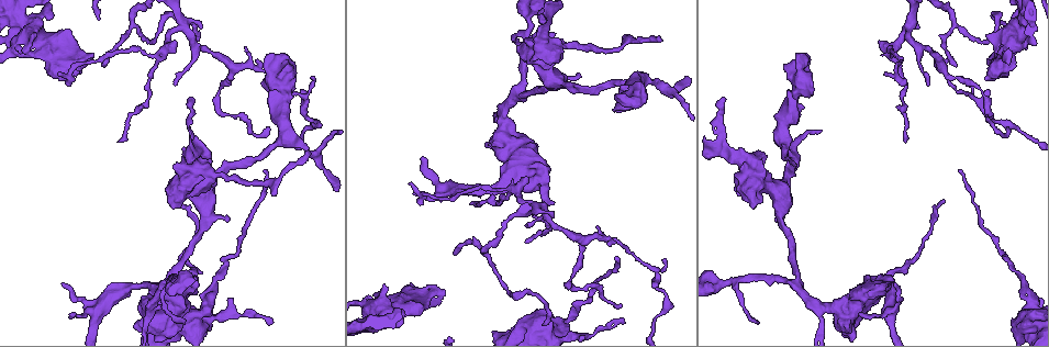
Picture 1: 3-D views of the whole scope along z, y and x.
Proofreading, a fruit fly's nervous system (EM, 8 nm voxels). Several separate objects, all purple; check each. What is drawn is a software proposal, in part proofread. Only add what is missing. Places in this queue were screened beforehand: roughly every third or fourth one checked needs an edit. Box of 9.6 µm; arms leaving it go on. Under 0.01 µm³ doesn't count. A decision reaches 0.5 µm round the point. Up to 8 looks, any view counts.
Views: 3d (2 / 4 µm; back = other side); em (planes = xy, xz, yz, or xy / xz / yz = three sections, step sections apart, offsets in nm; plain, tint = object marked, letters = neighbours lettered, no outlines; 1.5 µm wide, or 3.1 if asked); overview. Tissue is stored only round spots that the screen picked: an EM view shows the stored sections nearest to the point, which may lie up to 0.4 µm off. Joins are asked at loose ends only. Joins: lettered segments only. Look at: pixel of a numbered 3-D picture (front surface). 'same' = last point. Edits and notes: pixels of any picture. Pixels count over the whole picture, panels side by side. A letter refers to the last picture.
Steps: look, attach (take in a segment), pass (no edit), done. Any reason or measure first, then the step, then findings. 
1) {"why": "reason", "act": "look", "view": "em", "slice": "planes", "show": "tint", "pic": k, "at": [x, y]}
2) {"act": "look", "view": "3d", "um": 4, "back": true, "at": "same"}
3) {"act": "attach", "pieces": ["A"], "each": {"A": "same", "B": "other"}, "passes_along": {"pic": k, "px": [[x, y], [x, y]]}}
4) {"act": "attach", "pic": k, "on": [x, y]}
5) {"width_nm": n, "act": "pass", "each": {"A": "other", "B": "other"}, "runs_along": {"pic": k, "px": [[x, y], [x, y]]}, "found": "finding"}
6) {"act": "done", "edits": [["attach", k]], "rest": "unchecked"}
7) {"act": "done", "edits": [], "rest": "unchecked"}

{"why": "tapers out", "act": "look", "view": "3d", "um": 4, "back": true, "pic": 1, "at": [616, 257]}

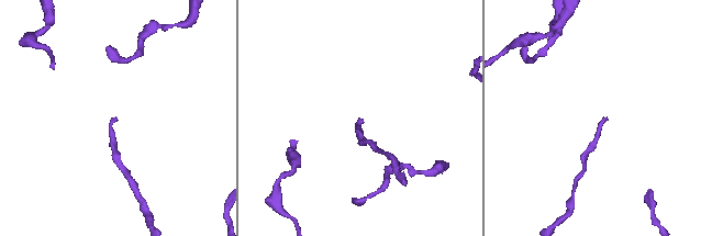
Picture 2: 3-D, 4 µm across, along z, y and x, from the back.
{"why": "shape alone is not enough", "act": "look", "view": "em", "slice": "planes", "show": "letters", "pic": 2, "at": [358, 119]}

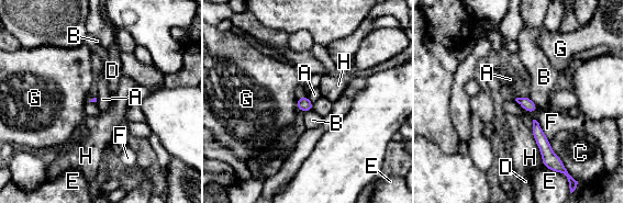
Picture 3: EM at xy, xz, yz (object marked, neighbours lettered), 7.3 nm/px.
{"act": "pass", "each": {"A": "other", "B": "other", "C": "other", "D": "other", "E": "other", "F": "other", "G": "other", "H": "other"}, "border": {"pic": 3, "px": [[307, 96], [312, 103]]}, "found": "none of them fits"}

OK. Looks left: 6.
{"why": "branch stops here", "act": "look", "view": "em", "slice": "planes", "show": "tint", "pic": 1, "at": [665, 258]}

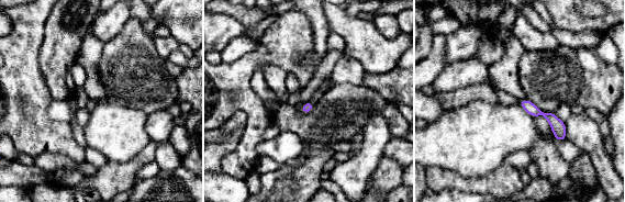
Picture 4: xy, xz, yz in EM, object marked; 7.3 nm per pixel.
{"why": "what lies round it", "act": "look", "view": "em", "slice": "planes", "show": "letters", "at": "same"}

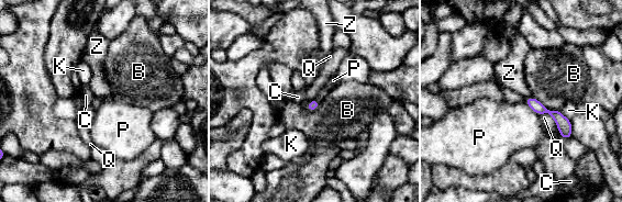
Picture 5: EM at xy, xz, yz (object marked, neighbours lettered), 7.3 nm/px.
{"act": "pass", "each": {"B": "other", "C": "other", "K": "other", "P": "other", "Q": "other", "Z": "other"}, "found": "none of them fits"}

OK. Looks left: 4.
{"why": "thin end", "act": "look", "view": "em", "slice": "planes", "show": "letters", "pic": 1, "at": [545, 324]}

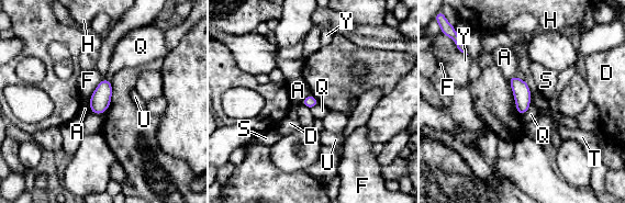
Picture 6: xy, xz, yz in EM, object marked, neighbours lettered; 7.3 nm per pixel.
{"width_nm": 90, "act": "pass", "each": {"A": "other", "D": "other", "F": "other", "H": "other", "Q": "other", "S": "other", "T": "other", "U": "other", "Y": "other"}, "border": {"pic": 6, "px": [[109, 104], [103, 112], [91, 113]]}, "found": "no lettered segment goes on from it"}

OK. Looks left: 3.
{"act": "done", "edits": [], "rest": "unchecked"}

